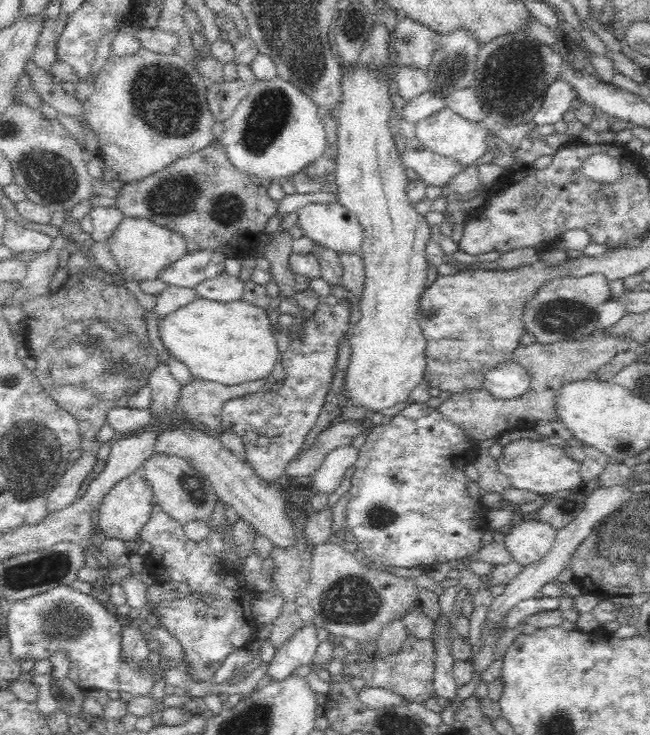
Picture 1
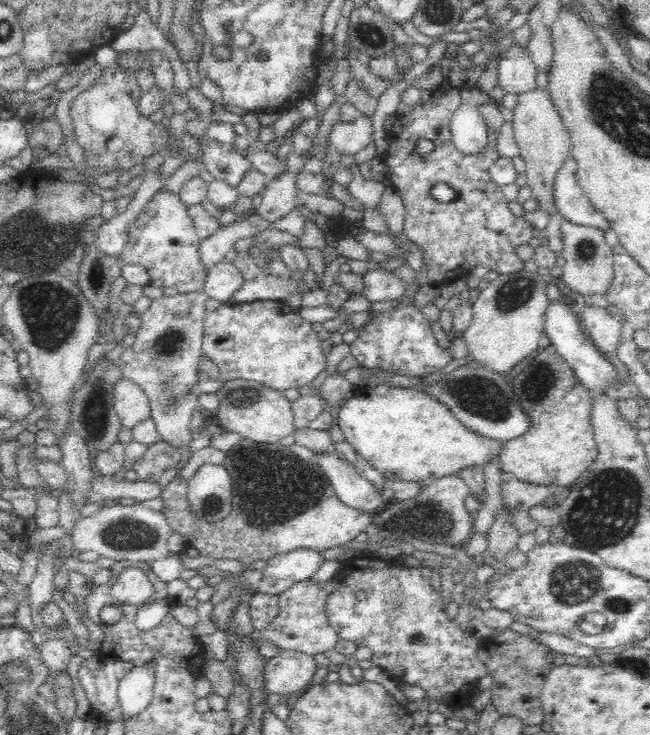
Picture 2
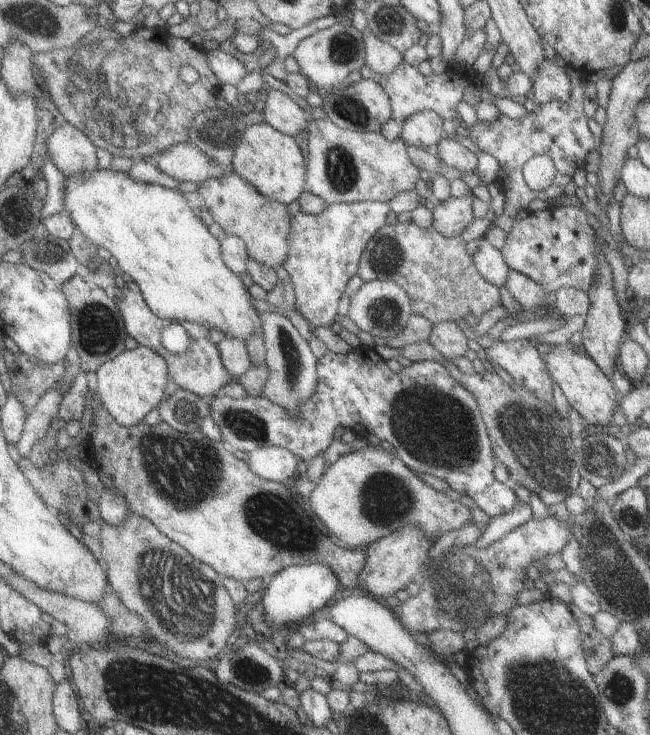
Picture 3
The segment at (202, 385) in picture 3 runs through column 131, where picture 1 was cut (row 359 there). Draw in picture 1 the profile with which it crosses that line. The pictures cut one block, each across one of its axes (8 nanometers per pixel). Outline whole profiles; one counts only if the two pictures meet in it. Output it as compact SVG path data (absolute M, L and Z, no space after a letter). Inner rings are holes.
M345 298L338 300L334 305L326 306L320 299L317 304L315 314L306 321L303 326L305 338L299 338L298 332L294 331L291 339L285 341L285 346L281 350L281 363L286 370L286 380L282 387L272 393L244 394L238 398L230 398L221 410L221 430L223 432L230 431L234 435L244 436L244 432L252 432L252 434L268 434L270 436L270 444L258 446L245 446L246 463L250 465L252 472L256 473L258 479L262 479L268 485L279 486L280 482L285 478L285 470L291 460L297 457L302 450L303 442L306 435L315 425L320 411L324 406L326 395L329 393L331 383L334 377L334 366L338 356L338 345L340 339L347 335L350 321L350 302Z

